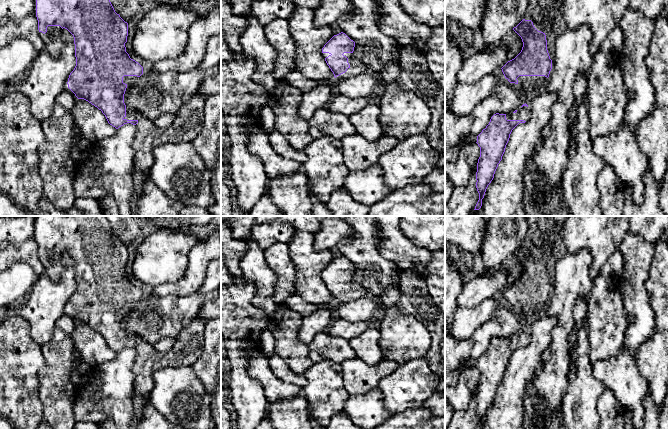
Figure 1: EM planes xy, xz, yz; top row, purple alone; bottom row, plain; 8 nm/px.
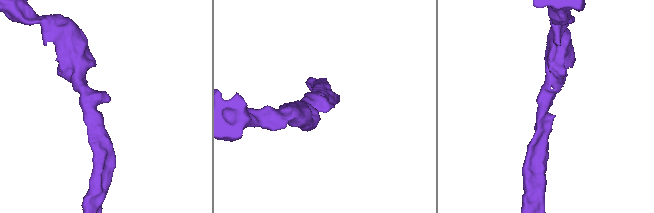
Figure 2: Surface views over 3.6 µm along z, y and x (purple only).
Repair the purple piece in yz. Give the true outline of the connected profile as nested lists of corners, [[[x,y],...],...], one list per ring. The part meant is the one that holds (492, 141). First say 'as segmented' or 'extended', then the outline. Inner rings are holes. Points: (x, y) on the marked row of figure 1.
extended; [[[526,103],[513,113],[496,113],[491,117],[486,128],[477,136],[476,143],[480,147],[476,172],[479,200],[474,210],[479,210],[482,206],[482,199],[488,185],[494,178],[498,164],[502,160],[512,130],[519,123],[528,121],[530,114],[531,111]]]

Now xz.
extended; [[[345,33],[334,35],[322,48],[322,56],[336,79],[354,77],[369,72],[354,55],[355,42]]]

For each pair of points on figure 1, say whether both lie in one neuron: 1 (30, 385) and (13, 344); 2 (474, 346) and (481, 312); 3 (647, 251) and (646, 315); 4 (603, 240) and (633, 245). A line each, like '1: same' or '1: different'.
1: same
2: different
3: same
4: different

